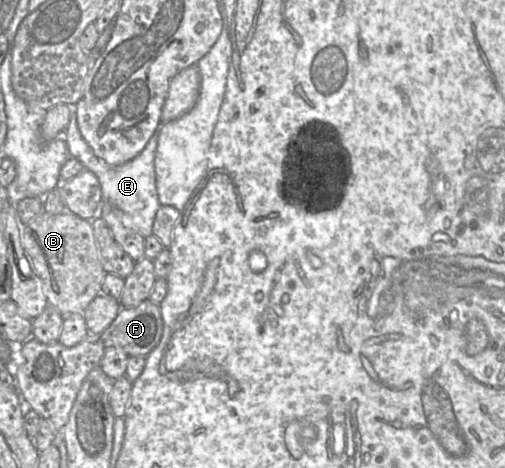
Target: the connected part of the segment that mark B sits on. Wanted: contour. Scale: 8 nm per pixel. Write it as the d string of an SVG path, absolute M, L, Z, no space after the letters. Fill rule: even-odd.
M43 209L23 227L22 246L42 281L49 305L63 316L83 314L91 301L102 293L107 273L100 261L91 220L84 220L69 211L50 214Z

